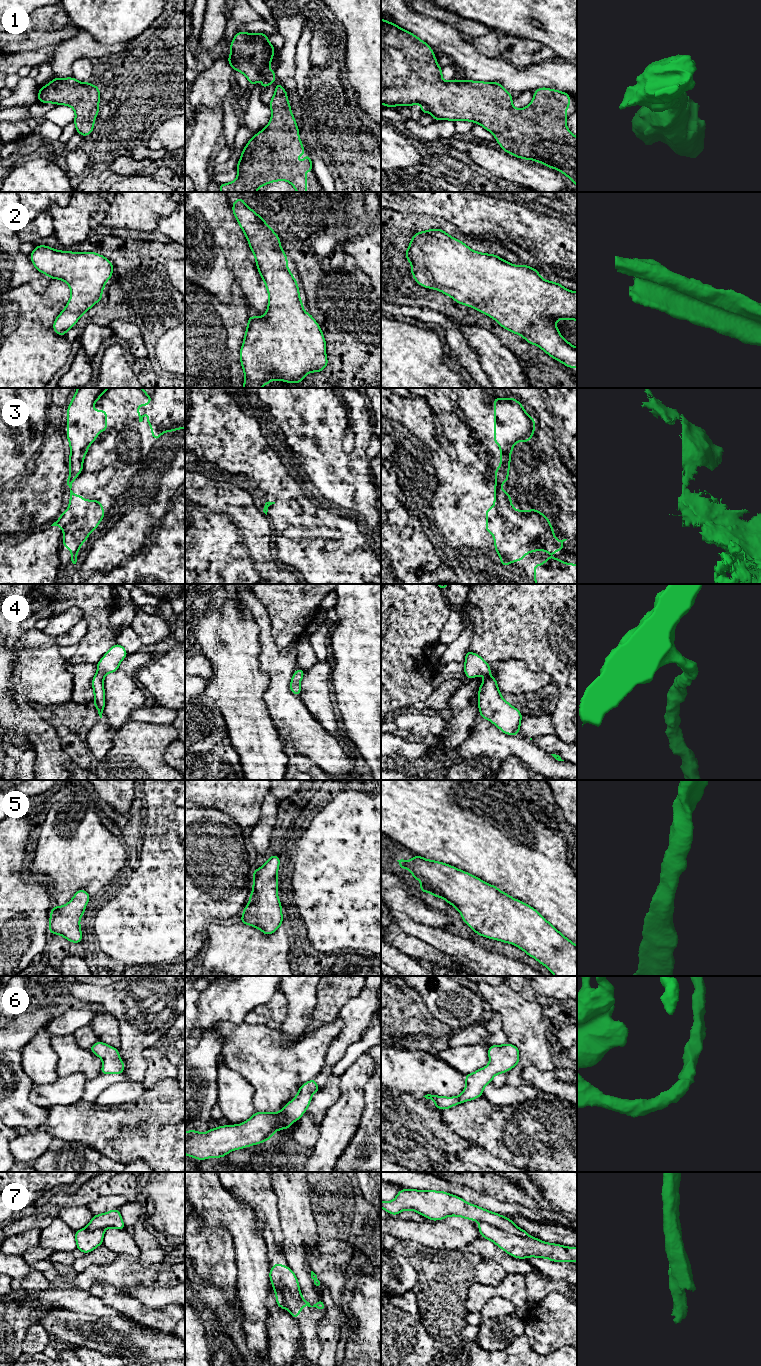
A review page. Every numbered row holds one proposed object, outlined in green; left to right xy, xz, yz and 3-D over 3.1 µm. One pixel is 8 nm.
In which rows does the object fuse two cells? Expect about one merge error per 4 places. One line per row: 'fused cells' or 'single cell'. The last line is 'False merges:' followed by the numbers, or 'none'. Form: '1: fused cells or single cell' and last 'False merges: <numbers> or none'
1: single cell
2: single cell
3: single cell
4: single cell
5: single cell
6: single cell
7: fused cells
False merges: 7

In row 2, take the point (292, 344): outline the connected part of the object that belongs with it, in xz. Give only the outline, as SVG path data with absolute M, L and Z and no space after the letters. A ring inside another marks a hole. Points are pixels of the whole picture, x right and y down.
M244 198L233 201L232 211L249 242L269 295L266 313L261 317L250 315L248 320L240 349L245 375L243 388L261 388L264 384L269 385L271 380L298 384L309 372L321 372L328 366L324 335L312 314L303 309L298 284L287 268L288 259L278 235L263 218L246 206Z

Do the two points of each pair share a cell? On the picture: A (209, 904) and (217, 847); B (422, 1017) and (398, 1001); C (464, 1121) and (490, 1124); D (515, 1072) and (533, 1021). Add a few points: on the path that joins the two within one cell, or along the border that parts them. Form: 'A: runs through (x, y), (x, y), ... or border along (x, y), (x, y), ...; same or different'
A: runs through (209, 890), (220, 876), (217, 872), (217, 861); same
B: runs through (416, 1017), (404, 1007); same
C: runs through (470, 1121), (474, 1123), (484, 1122); same
D: runs through (524, 1059), (531, 1050), (531, 1034); same

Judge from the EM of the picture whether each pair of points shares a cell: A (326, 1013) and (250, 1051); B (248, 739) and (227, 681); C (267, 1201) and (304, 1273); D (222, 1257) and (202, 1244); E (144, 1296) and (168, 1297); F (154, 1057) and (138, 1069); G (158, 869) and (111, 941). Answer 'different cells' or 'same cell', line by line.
A: different cells
B: same cell
C: different cells
D: same cell
E: same cell
F: different cells
G: same cell

